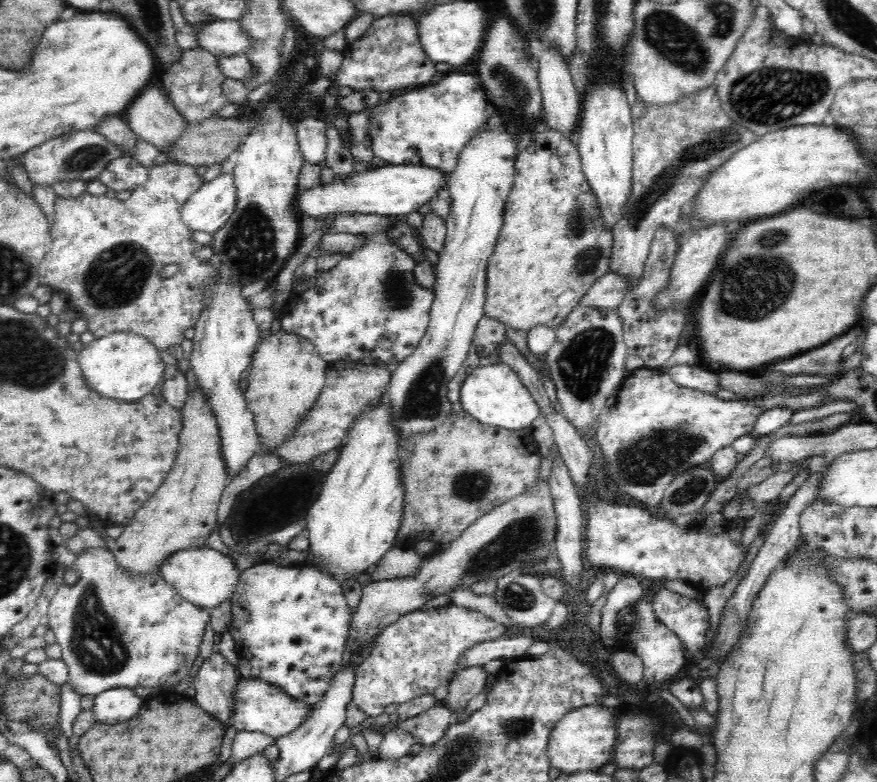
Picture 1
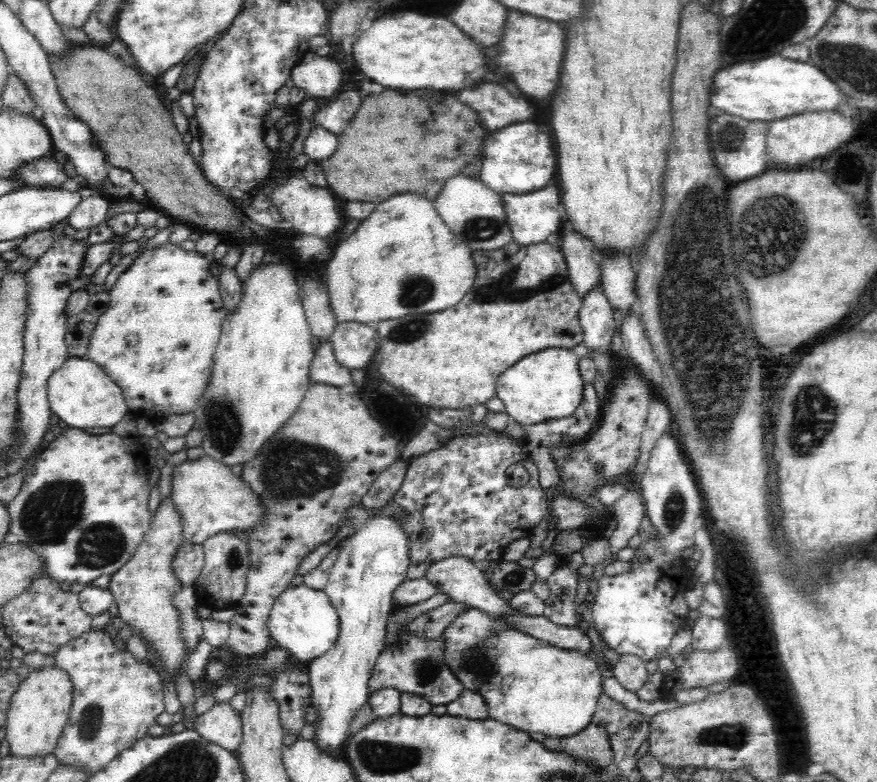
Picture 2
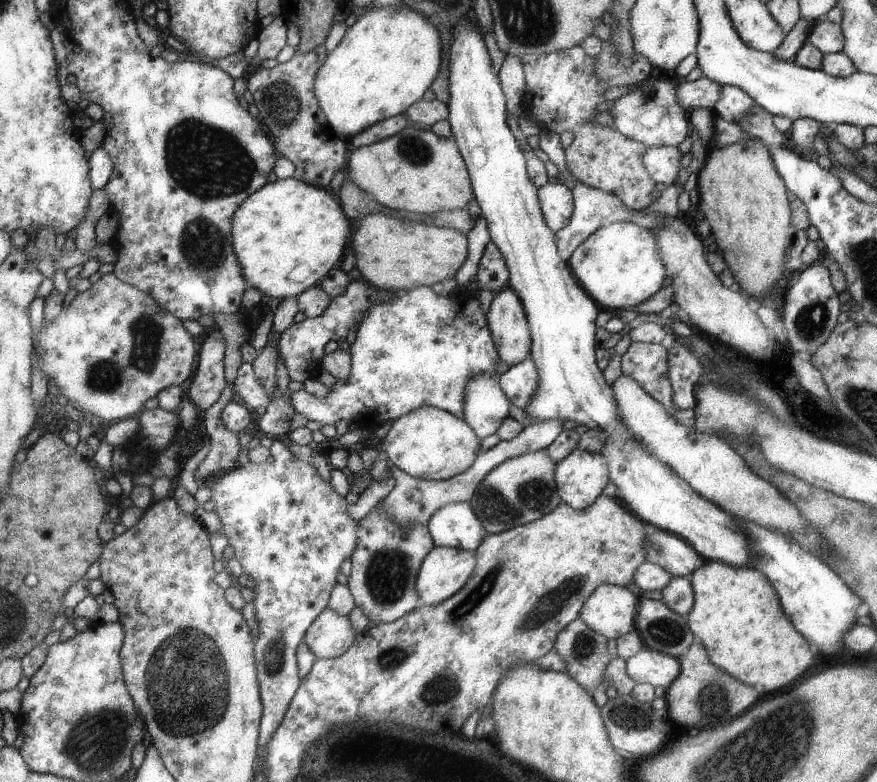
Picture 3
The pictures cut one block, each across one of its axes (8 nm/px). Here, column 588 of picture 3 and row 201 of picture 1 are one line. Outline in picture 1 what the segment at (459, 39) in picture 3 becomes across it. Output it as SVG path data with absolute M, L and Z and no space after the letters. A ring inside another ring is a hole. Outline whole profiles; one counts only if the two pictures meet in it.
M385 165L370 170L364 169L348 174L348 178L338 178L336 182L324 188L318 184L306 192L298 192L298 210L300 214L310 214L314 218L346 213L406 215L426 204L436 194L436 190L447 186L447 178L448 175L440 173L438 169L418 165Z

